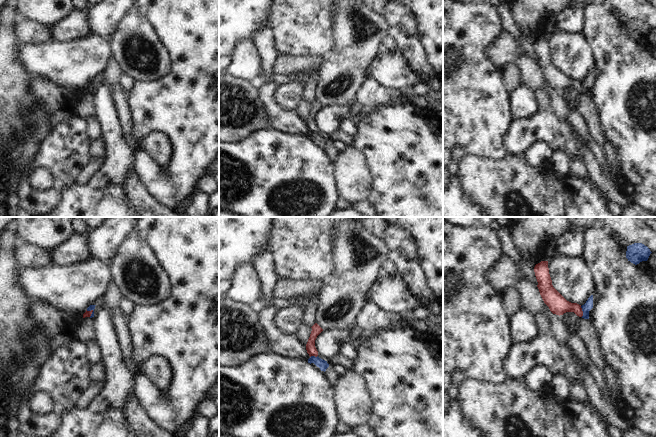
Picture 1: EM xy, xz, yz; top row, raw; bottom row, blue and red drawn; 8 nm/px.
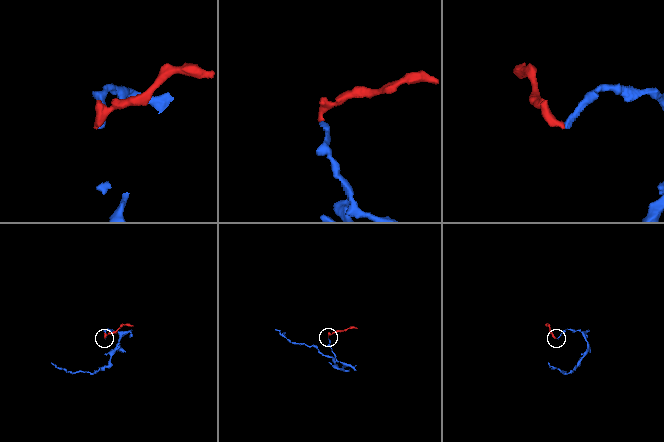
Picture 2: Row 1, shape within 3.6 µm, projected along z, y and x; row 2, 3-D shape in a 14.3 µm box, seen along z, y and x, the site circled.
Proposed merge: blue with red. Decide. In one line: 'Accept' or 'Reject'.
Reject

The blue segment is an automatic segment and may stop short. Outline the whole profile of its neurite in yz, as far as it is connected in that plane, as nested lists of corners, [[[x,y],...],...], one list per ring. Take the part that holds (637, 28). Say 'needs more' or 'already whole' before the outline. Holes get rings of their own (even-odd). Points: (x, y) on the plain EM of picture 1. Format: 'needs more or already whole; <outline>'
already whole; [[[634,19],[627,22],[626,34],[631,39],[637,41],[642,37],[647,37],[652,28],[642,19]]]

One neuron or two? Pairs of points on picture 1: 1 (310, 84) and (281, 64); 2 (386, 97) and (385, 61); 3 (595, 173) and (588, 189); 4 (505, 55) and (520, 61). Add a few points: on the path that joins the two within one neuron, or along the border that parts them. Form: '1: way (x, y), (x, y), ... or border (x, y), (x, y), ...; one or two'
1: border (304, 72), (276, 75); two
2: border (370, 74), (387, 88), (401, 90), (410, 88); two
3: border (589, 175), (597, 187), (608, 197); two
4: border (517, 44), (518, 55), (513, 62); two

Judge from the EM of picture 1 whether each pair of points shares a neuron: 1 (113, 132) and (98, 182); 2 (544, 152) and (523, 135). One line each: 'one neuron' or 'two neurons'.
1: one neuron
2: two neurons

